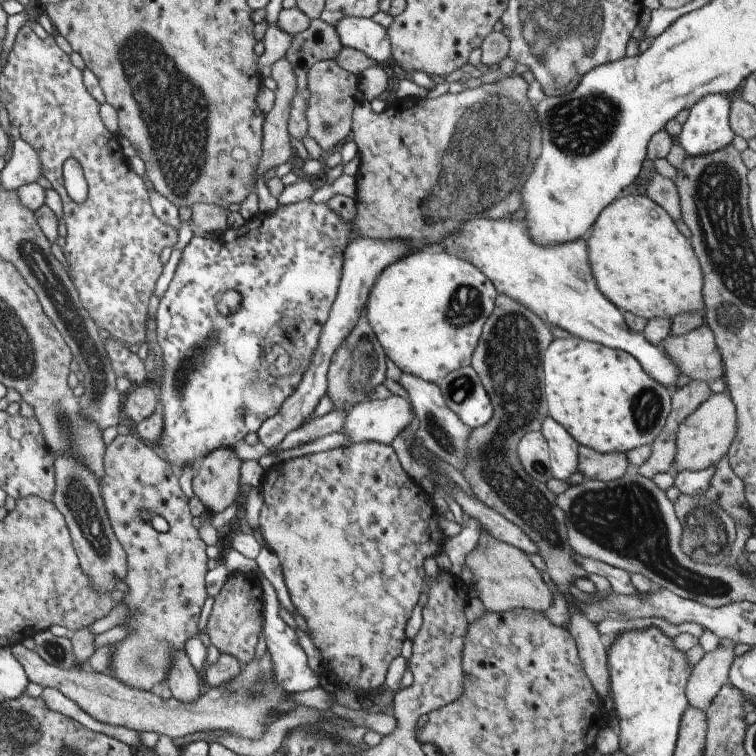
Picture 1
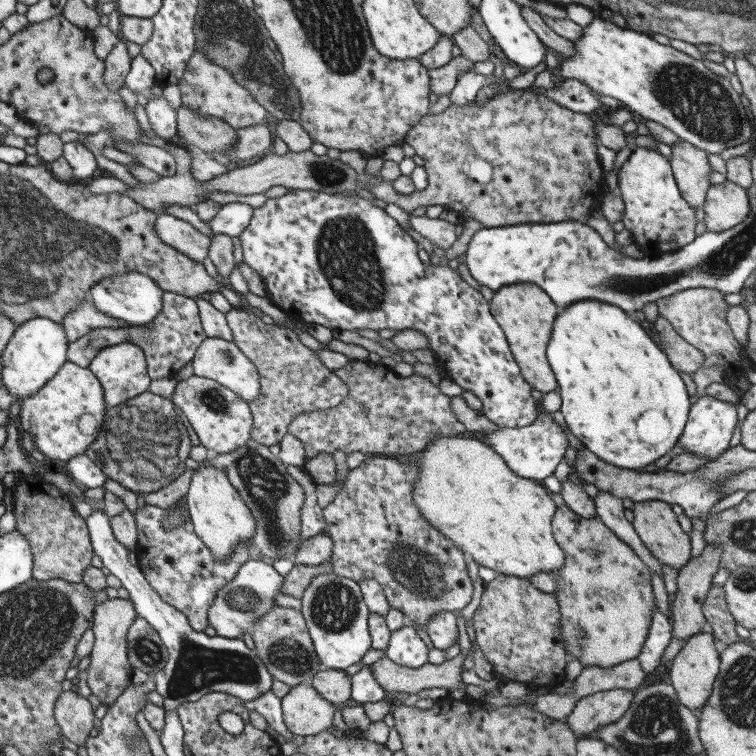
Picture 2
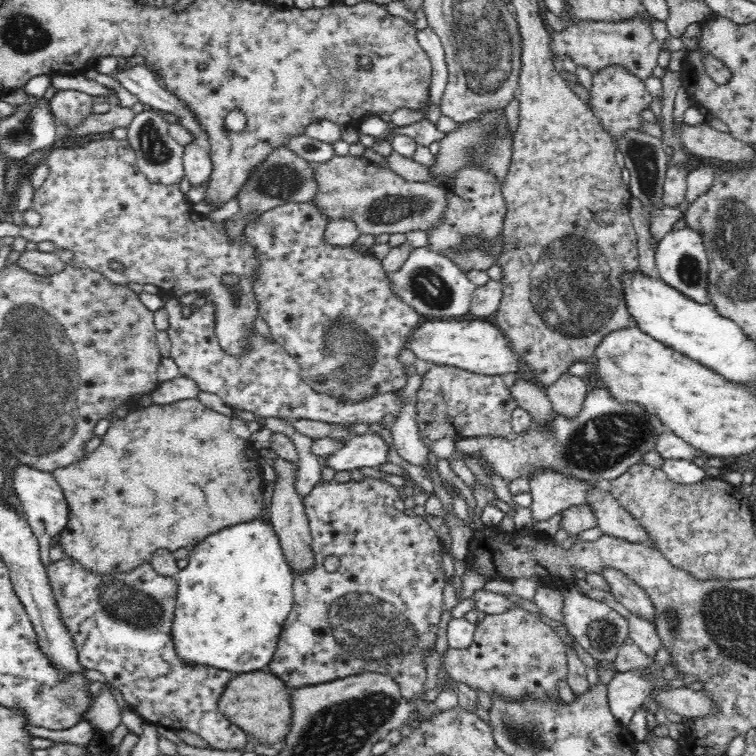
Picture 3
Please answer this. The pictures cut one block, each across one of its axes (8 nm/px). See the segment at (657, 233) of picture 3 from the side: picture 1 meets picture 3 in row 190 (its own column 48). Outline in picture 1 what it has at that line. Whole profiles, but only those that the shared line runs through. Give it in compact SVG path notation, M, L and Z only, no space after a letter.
M44 687L41 697L44 699L46 706L51 711L59 712L80 724L83 724L91 731L98 731L108 736L117 738L119 741L128 743L133 748L142 746L140 741L140 733L138 731L130 730L129 728L119 727L118 725L111 725L108 723L101 723L87 712L84 712L76 702L64 696L56 687Z

